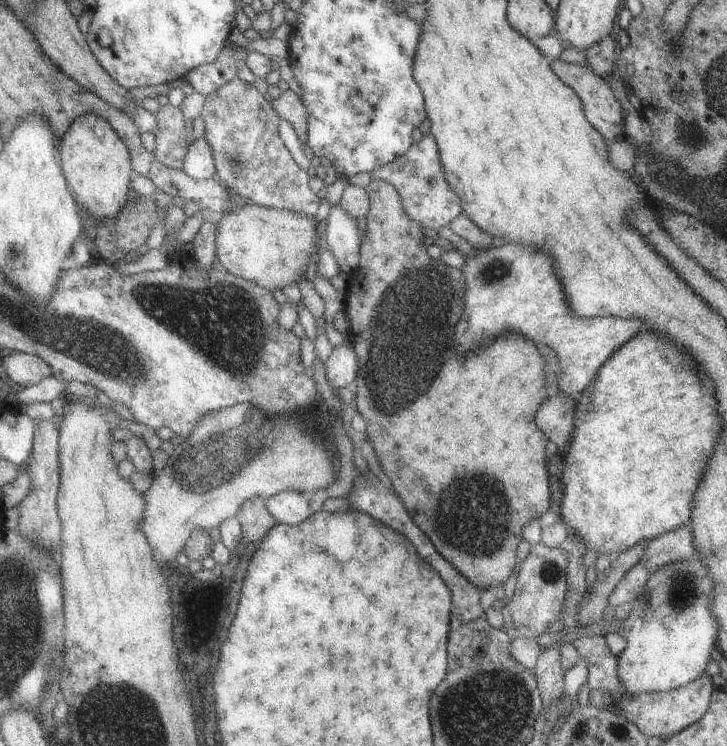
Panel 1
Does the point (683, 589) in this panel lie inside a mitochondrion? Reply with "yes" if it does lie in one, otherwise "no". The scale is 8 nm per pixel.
yes

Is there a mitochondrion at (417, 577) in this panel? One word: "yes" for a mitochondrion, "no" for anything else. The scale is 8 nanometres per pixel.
no

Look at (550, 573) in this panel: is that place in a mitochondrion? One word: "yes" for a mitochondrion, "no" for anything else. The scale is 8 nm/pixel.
yes

